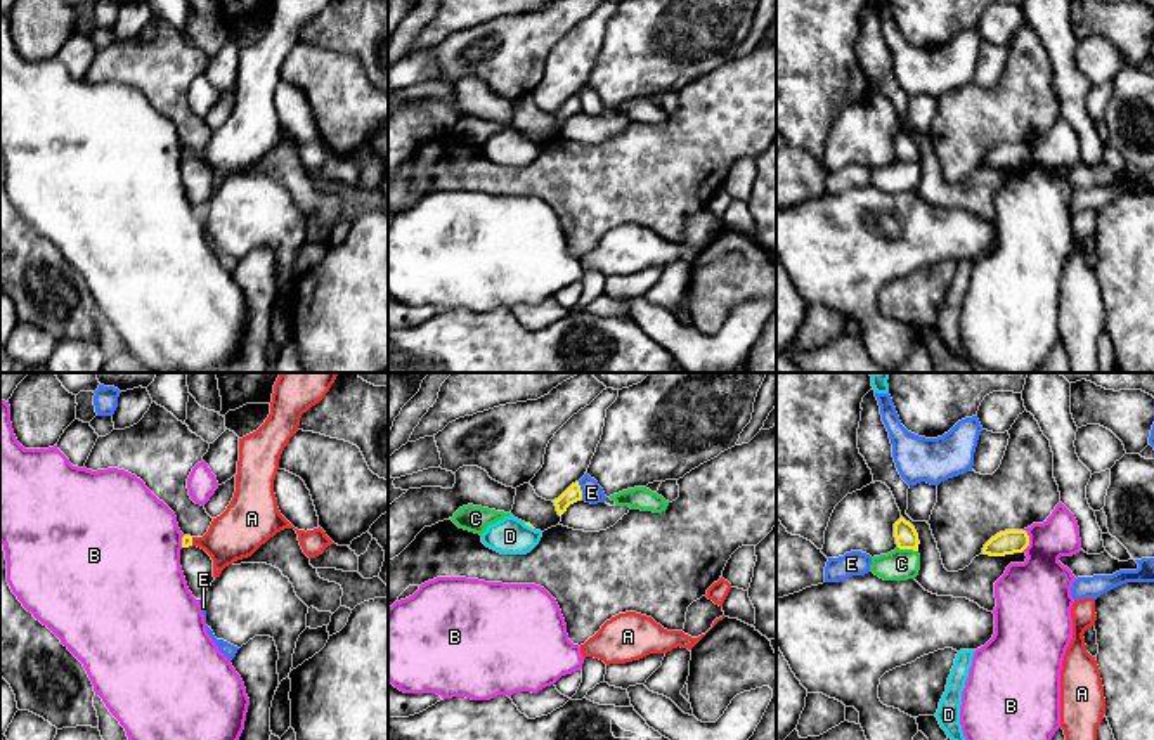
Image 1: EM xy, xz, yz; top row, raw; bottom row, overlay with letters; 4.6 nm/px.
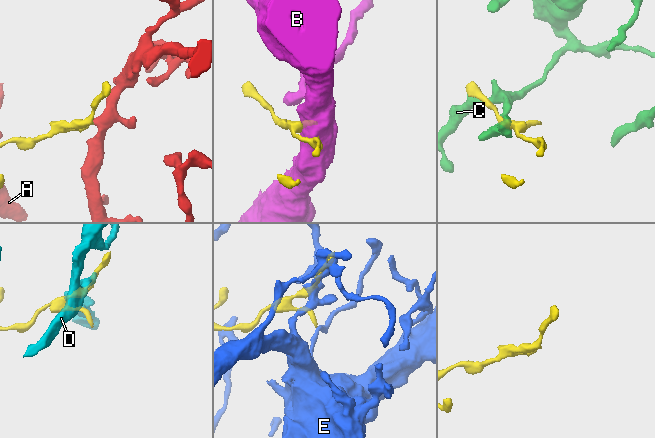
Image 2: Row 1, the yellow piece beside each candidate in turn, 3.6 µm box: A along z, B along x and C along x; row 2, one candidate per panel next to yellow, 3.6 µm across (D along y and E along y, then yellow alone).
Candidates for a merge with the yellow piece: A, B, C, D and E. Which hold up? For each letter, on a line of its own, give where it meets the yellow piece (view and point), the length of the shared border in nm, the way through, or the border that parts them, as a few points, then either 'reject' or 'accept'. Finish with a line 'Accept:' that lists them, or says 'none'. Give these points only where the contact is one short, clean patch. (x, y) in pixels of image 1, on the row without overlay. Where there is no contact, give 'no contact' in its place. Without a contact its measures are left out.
A: xy (191, 153) | 40 nm | across xy (186, 153), (191, 153), (226, 153), (243, 139) | accept
B: yz (1028, 153) | 110 nm | reject
C: yz (908, 160) | 100 nm | reject
D: xz (529, 137) | 50 nm | along xz (524, 136), (532, 141) | reject
E: xz (581, 103) | 80 nm | along xz (577, 94), (583, 110) | reject
Accept: A

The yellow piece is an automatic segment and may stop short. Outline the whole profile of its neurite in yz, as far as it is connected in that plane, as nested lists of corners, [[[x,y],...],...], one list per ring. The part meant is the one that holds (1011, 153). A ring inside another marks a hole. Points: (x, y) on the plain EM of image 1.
[[[1005,142],[996,146],[984,156],[982,166],[1005,168],[1022,165],[1028,158],[1029,147],[1026,142]]]

